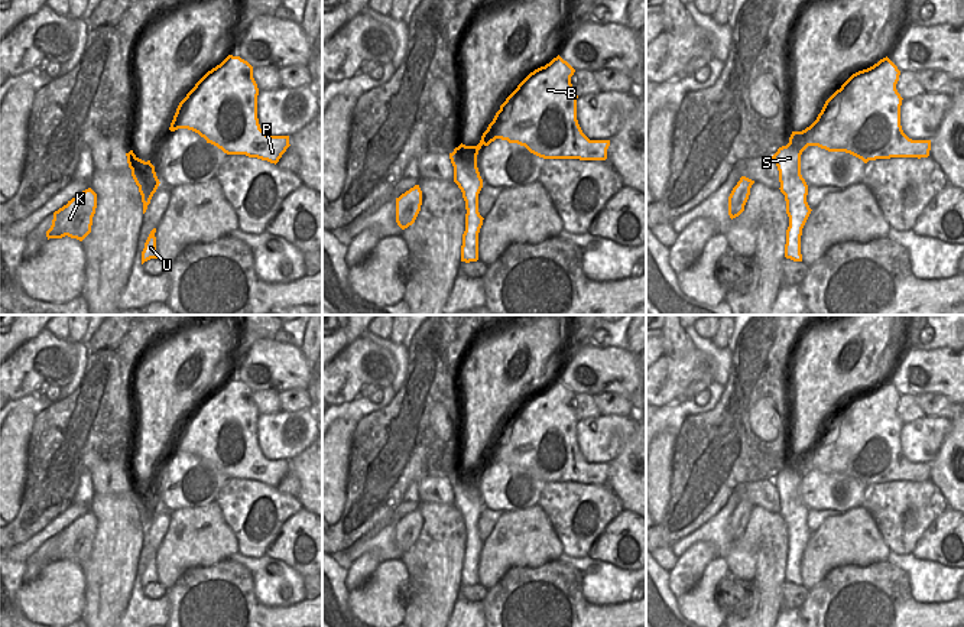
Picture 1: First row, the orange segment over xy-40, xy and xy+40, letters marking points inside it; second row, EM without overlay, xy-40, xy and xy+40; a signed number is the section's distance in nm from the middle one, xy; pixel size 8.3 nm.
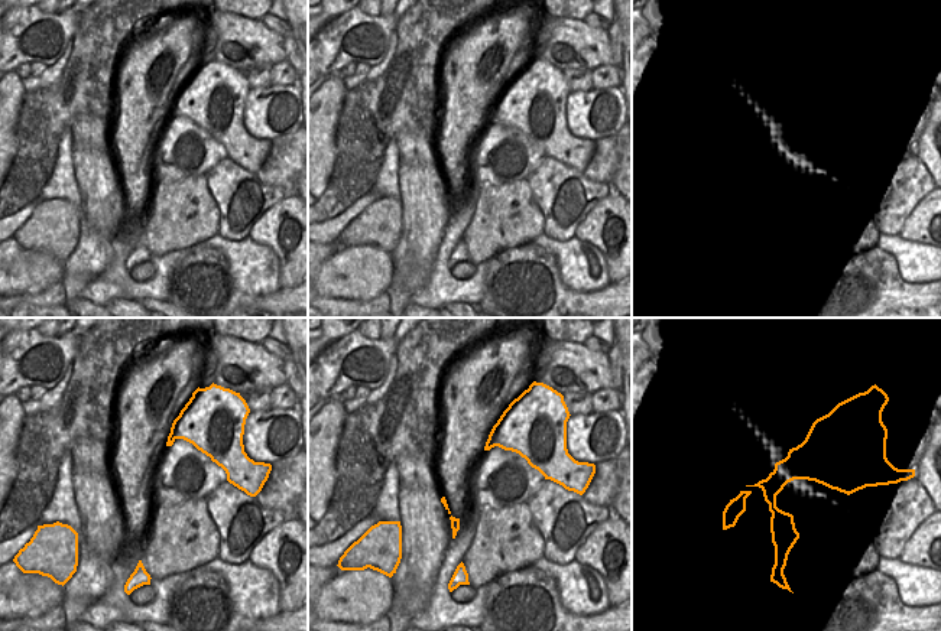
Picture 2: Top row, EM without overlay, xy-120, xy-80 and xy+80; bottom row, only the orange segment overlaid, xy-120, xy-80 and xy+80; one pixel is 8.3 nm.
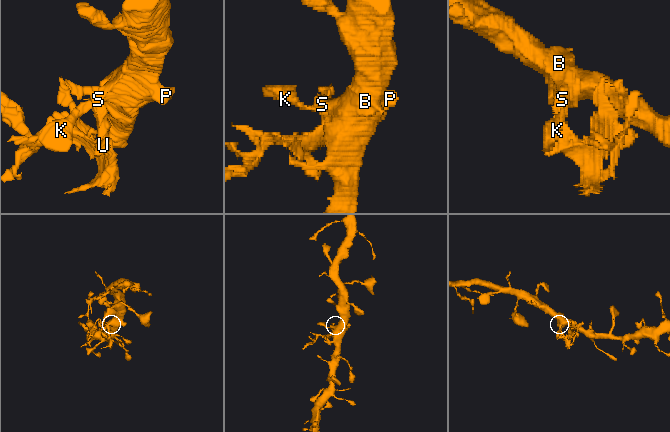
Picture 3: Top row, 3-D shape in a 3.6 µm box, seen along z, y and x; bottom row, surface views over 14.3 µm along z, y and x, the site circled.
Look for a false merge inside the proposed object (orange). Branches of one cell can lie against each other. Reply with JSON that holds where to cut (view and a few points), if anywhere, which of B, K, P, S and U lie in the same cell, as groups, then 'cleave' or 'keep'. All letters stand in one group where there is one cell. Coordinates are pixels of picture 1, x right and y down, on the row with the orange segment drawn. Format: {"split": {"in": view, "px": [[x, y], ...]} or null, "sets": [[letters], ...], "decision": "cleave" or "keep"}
{"split": {"in": "xy+40", "px": [[804, 181], [789, 185], [784, 194]]}, "sets": [["B", "K", "P", "S"], ["U"]], "decision": "cleave"}

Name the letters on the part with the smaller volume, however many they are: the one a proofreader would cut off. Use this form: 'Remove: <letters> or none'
Remove: U.

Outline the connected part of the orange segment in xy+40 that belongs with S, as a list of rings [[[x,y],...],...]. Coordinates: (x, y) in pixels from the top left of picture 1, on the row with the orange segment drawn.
[[[886,56],[873,66],[853,74],[824,104],[817,120],[802,131],[792,131],[789,143],[772,156],[779,170],[780,192],[805,182],[801,175],[801,155],[808,146],[828,152],[845,152],[864,163],[890,157],[928,157],[931,140],[912,140],[900,126],[902,97],[896,90],[900,71]]]

